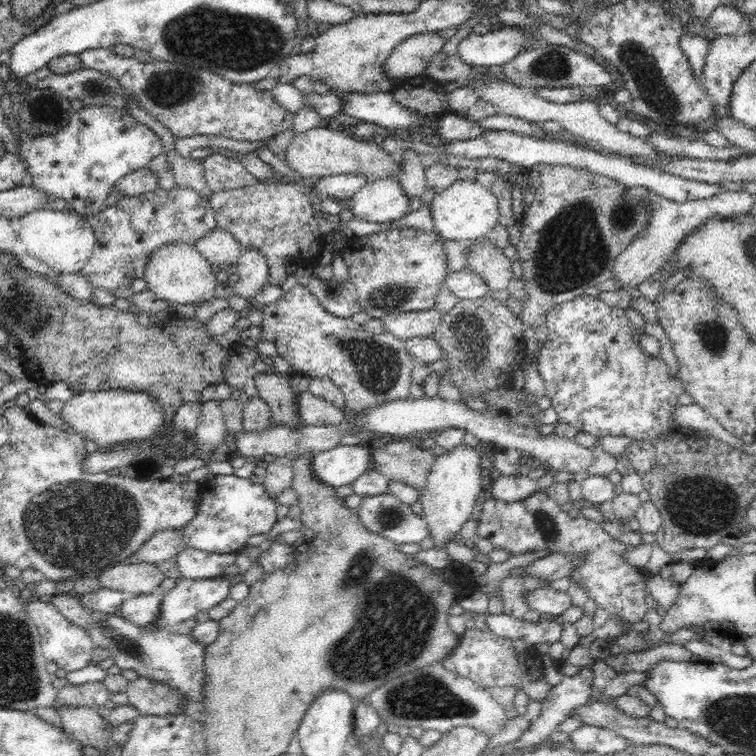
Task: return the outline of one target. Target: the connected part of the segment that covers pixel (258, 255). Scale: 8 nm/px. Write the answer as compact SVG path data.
M244 247L235 265L238 281L233 286L233 294L252 301L255 294L267 284L269 262L257 248Z

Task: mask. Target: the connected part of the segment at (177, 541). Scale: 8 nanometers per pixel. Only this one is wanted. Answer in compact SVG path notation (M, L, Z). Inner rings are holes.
M159 530L155 532L135 553L142 563L155 565L160 561L174 559L184 548L186 543L182 538L182 531Z

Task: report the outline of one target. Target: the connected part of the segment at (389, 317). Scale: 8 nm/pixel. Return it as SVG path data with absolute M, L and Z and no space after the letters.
M428 310L397 312L390 311L381 317L386 331L395 337L407 341L413 338L428 338L440 326L441 312Z

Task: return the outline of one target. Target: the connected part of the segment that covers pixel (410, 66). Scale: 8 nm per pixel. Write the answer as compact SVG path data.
M434 32L413 34L386 57L385 76L403 80L422 75L445 42L444 38Z

